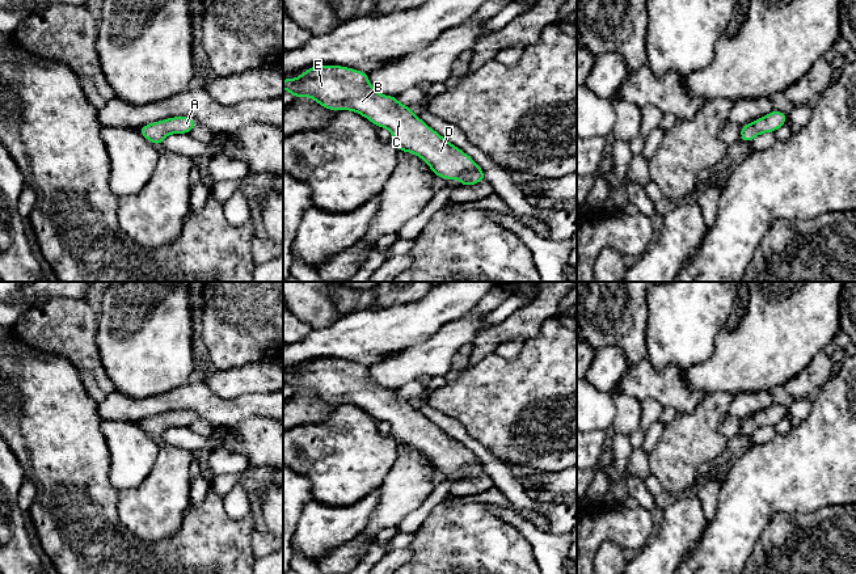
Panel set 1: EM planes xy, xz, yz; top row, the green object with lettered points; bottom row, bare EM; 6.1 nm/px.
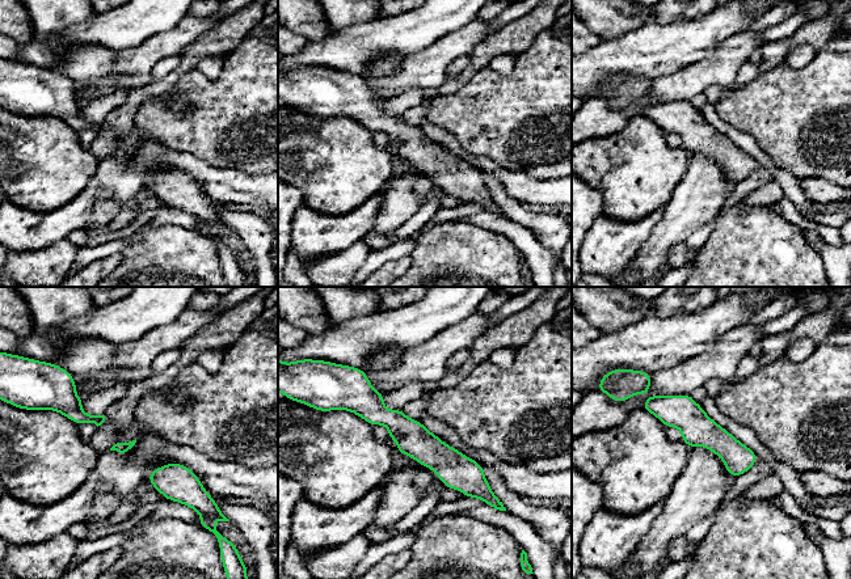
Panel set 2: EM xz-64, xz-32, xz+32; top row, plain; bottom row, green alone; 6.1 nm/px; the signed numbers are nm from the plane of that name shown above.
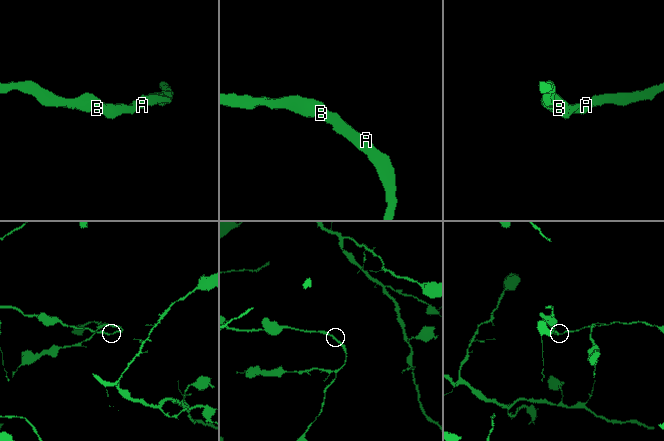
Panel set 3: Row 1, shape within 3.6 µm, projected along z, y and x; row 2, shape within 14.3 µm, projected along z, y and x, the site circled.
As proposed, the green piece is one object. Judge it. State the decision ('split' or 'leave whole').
leave whole

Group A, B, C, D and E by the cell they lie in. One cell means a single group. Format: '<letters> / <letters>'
A B C D E

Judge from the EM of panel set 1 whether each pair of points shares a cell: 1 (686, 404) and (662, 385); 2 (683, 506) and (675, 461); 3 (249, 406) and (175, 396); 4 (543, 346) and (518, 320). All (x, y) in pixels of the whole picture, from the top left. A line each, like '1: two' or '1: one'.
1: one
2: two
3: one
4: two

